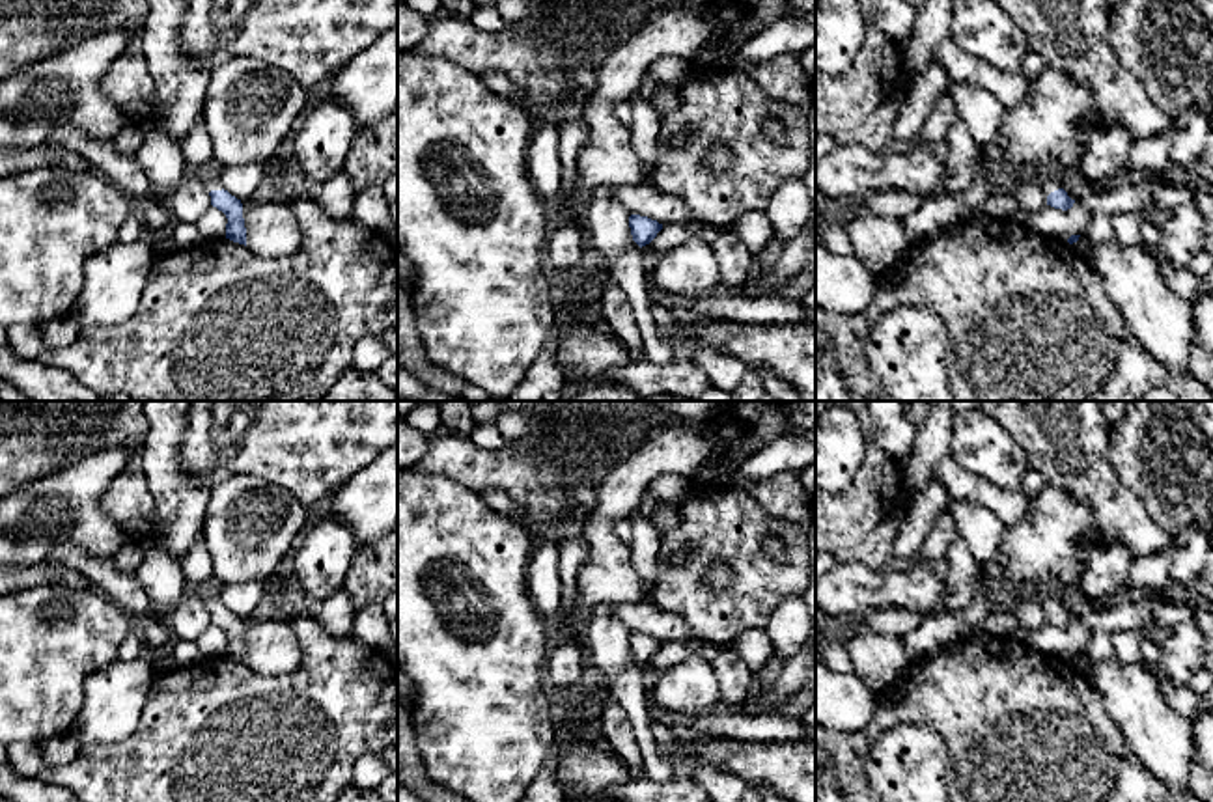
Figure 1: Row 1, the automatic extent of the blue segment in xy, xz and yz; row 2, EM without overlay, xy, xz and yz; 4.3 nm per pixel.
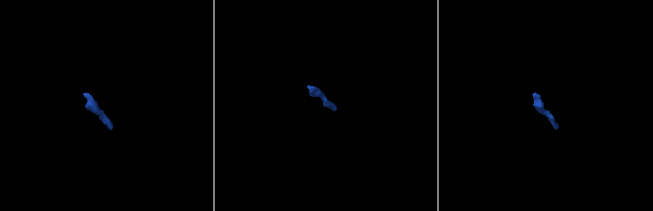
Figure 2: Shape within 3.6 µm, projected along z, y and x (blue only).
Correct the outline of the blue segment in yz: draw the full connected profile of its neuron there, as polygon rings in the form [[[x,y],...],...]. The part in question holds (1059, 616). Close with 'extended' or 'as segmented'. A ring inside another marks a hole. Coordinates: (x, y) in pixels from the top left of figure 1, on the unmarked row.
[[[1028,582],[1025,586],[1026,593],[1039,602],[1047,615],[1047,623],[1054,627],[1067,629],[1073,625],[1075,617],[1067,614],[1067,610],[1060,604],[1060,601],[1053,595],[1053,586],[1047,582]]]; extended

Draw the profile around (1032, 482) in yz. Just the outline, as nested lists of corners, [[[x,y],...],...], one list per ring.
[[[1028,468],[1021,479],[1019,491],[1032,498],[1039,494],[1047,485],[1049,481],[1039,472]]]

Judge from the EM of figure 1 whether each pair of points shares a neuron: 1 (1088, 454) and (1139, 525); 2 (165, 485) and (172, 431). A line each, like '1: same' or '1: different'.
1: same
2: same

